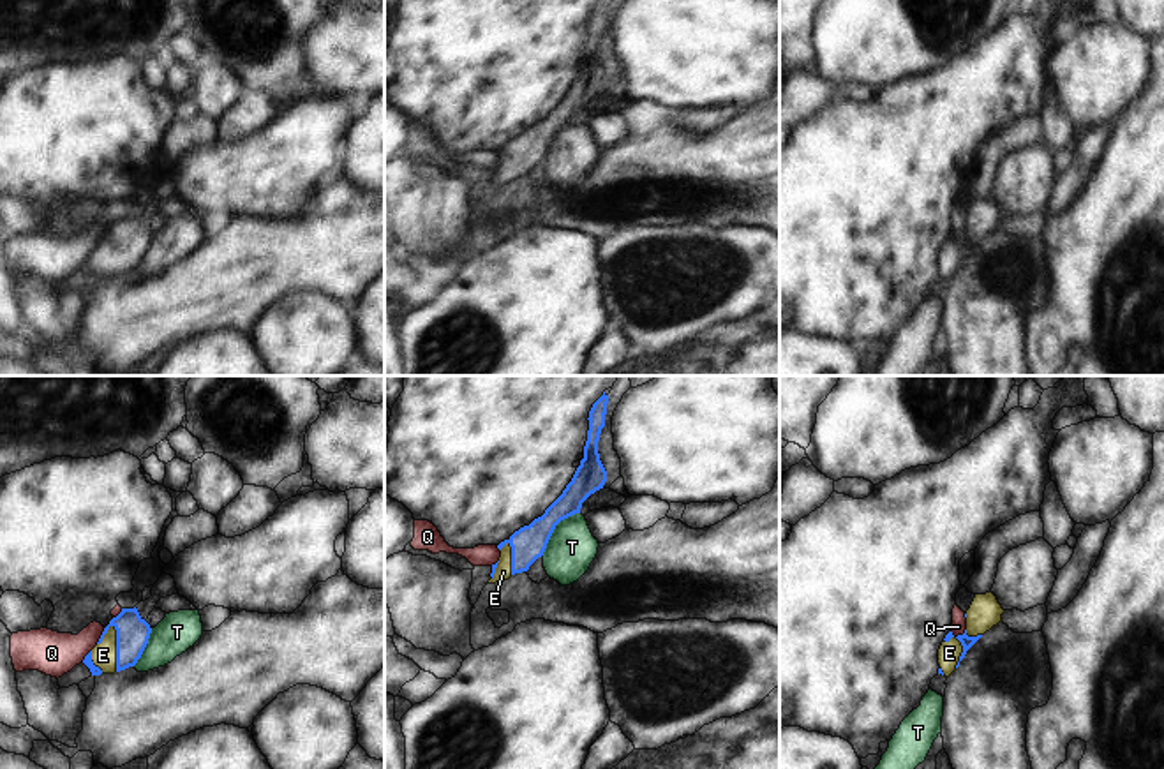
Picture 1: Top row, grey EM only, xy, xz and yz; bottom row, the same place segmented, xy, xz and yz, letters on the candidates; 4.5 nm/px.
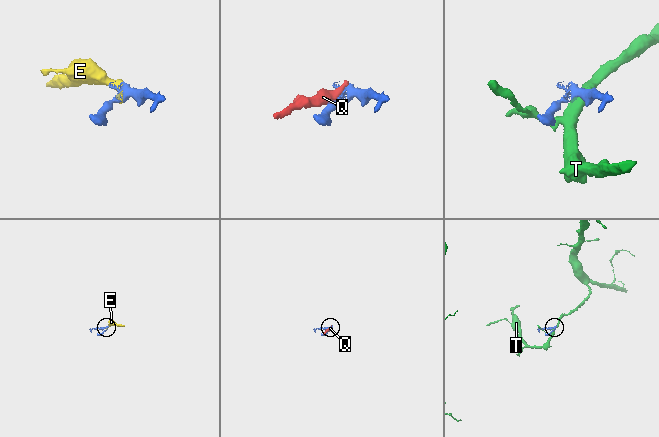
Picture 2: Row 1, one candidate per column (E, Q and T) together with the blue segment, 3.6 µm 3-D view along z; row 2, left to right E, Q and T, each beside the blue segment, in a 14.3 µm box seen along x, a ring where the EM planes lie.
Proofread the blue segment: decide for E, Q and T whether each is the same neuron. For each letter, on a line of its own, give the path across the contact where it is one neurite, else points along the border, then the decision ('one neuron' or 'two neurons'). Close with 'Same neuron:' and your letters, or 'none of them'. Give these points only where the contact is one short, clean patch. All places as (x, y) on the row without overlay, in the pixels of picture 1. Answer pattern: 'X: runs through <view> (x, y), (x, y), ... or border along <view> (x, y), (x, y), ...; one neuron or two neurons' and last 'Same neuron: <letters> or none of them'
E: runs through xy (133, 238), (117, 253), (110, 260), (103, 260); one neuron
Q: border along yz (965, 233), (962, 238), (951, 238); two neurons
T: border along xz (579, 117), (565, 122), (556, 131), (540, 161); two neurons
Same neuron: E

